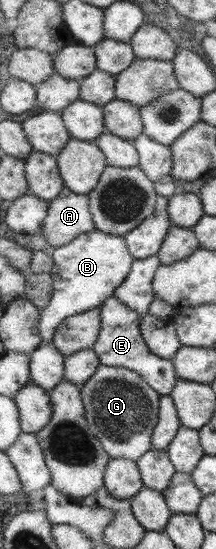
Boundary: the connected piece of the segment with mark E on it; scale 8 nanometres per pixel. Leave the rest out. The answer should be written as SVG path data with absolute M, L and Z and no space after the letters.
M115 297L108 299L100 308L102 328L93 348L102 364L134 370L162 396L171 395L179 380L175 365L173 360L160 358L150 350L142 334L142 316Z

